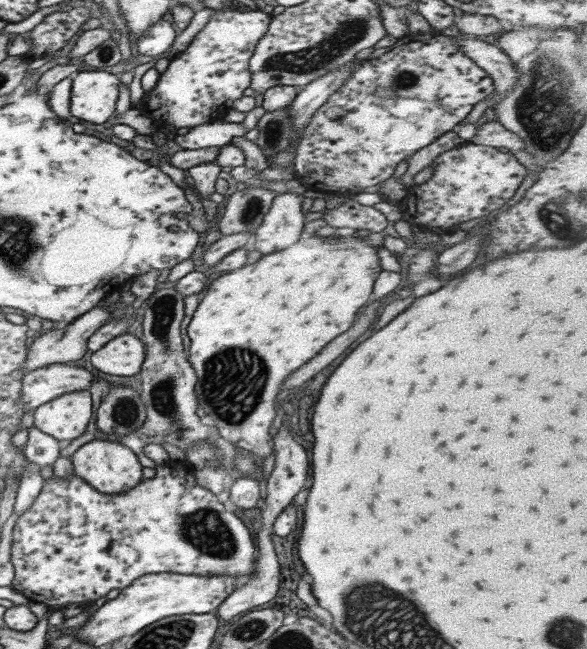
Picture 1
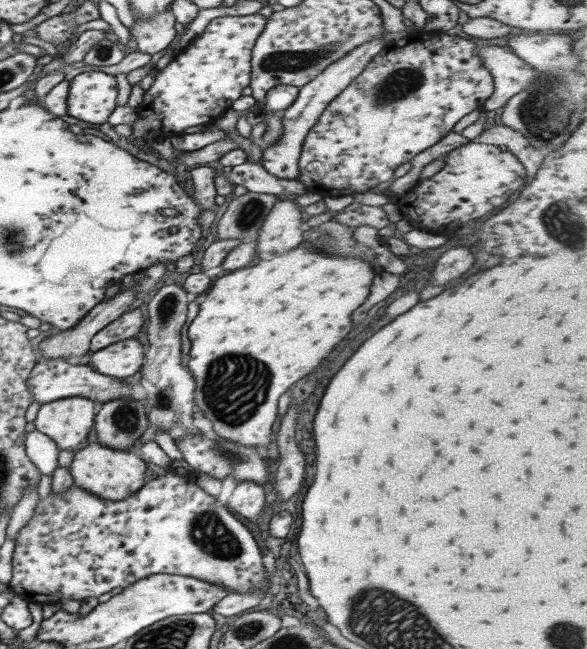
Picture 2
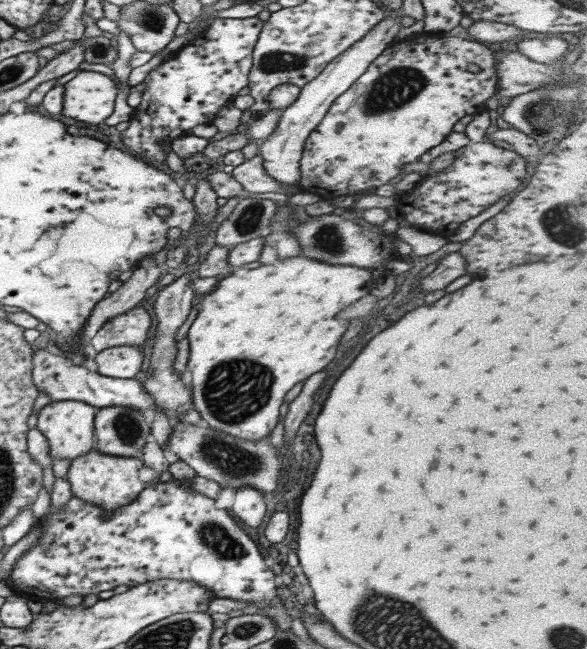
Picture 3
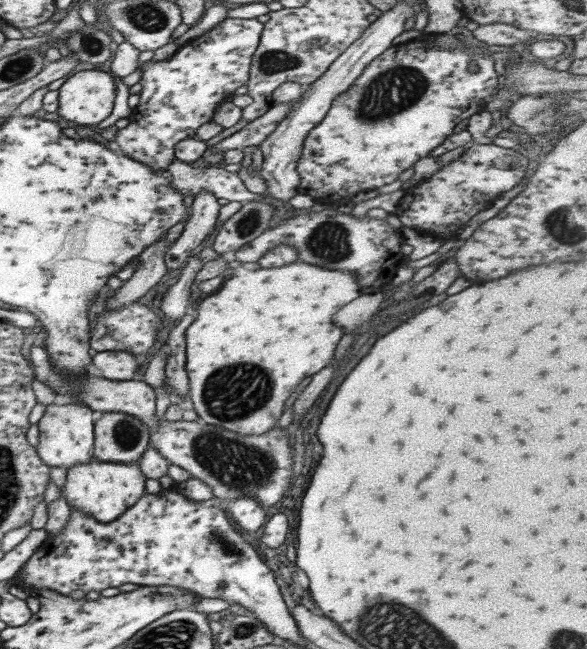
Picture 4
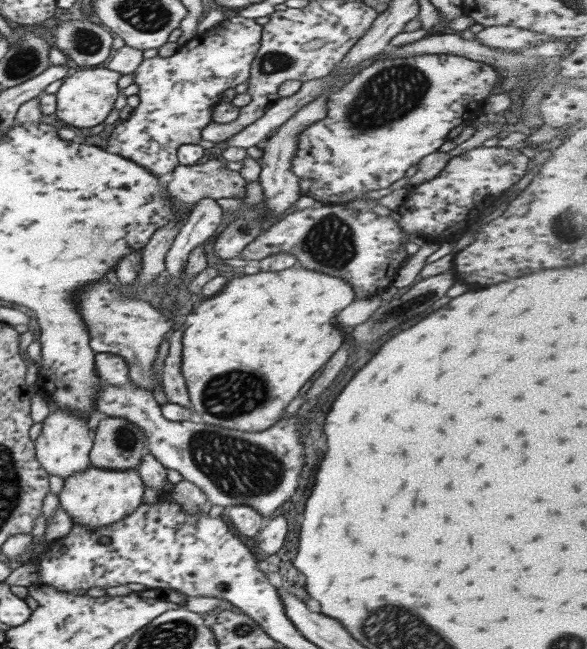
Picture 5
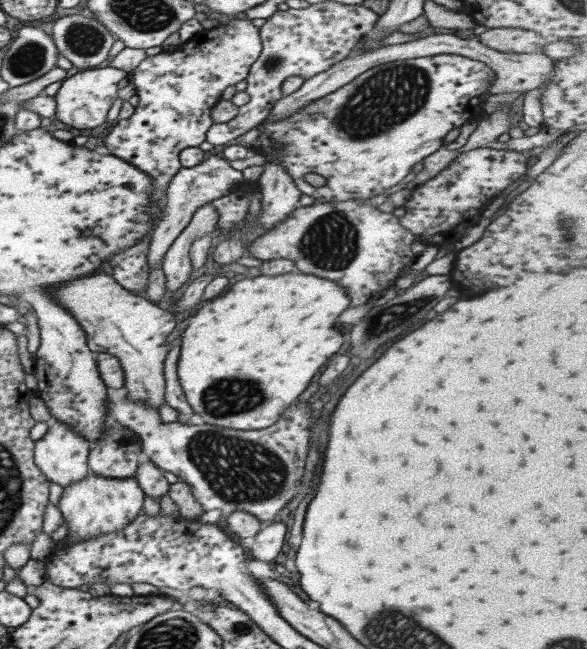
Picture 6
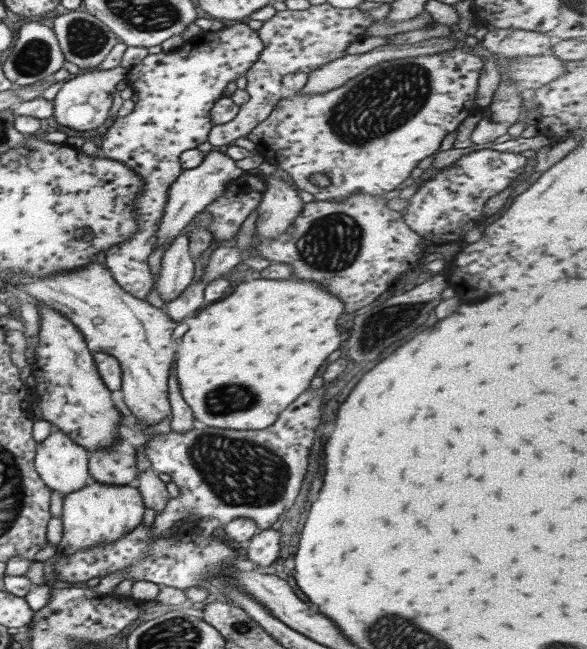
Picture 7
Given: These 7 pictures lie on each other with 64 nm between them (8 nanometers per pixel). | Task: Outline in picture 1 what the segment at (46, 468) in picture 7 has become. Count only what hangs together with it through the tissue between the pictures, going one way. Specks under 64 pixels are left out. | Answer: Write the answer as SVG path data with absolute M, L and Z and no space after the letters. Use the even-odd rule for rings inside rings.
M87 390L61 394L34 409L33 427L62 445L81 436L93 416L93 402Z

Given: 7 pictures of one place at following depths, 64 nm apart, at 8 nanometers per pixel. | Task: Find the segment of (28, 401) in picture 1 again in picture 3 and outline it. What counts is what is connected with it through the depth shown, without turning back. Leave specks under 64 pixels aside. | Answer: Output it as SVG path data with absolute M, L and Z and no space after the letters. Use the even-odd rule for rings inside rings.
M49 349L33 351L31 382L36 390L46 393L49 399L56 401L75 400L85 402L95 408L105 406L127 406L139 412L145 412L153 406L153 397L147 393L143 383L134 379L109 378L99 373L90 372L82 365L73 365L69 359Z

